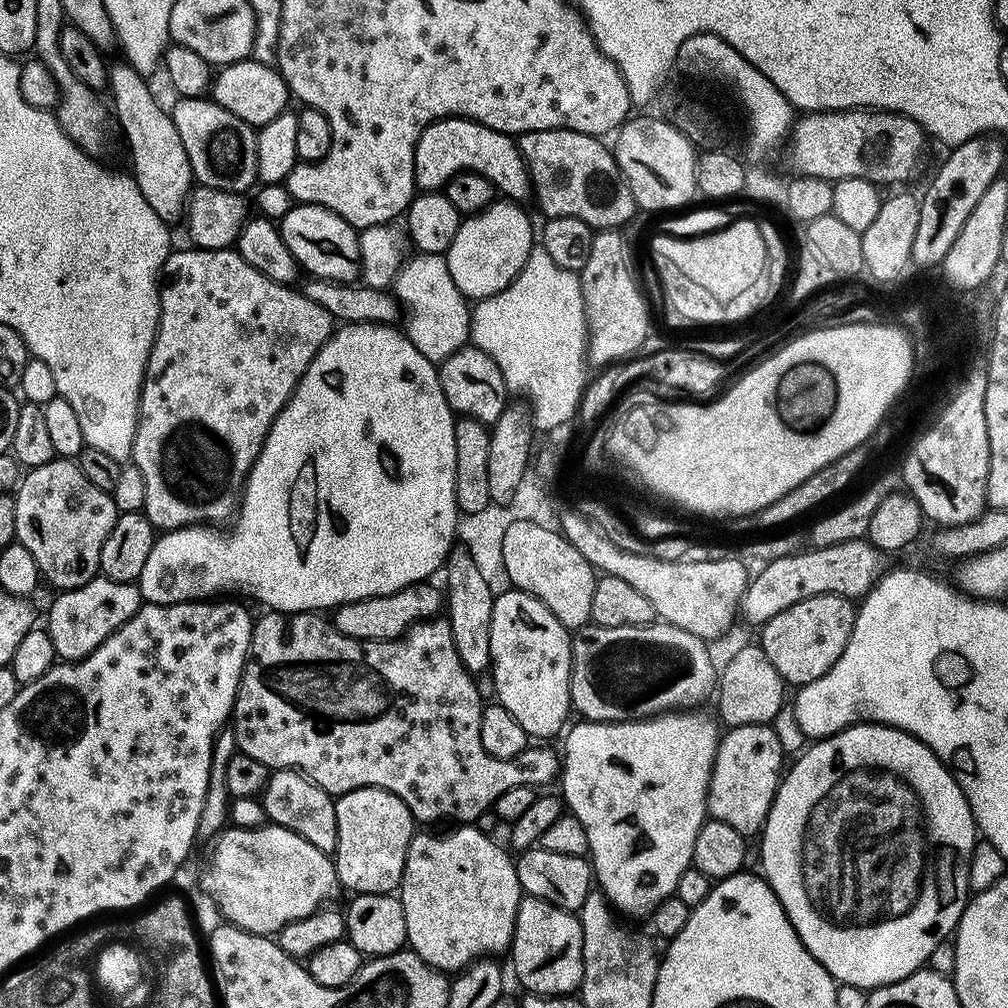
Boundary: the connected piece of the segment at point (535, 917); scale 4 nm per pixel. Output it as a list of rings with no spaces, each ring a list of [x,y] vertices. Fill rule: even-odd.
[[[524,896],[518,906],[510,949],[512,968],[516,971],[517,982],[525,988],[523,991],[533,996],[566,996],[575,993],[584,977],[583,941],[584,935],[577,913],[550,906],[550,902],[542,902],[542,898]]]

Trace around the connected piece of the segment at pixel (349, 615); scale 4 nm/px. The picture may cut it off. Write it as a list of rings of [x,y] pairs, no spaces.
[[[432,582],[411,584],[385,596],[371,596],[354,602],[337,604],[331,613],[332,625],[346,638],[359,640],[396,640],[424,620],[435,620],[441,615],[446,596],[432,585]]]

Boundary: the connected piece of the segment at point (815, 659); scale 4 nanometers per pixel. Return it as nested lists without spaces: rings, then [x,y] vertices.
[[[822,594],[806,598],[806,602],[794,602],[790,610],[774,614],[762,625],[758,646],[766,658],[770,658],[785,685],[809,684],[822,678],[822,674],[829,672],[834,662],[842,658],[842,650],[846,650],[846,642],[850,642],[850,634],[854,630],[857,611],[857,605],[849,597],[834,594]]]

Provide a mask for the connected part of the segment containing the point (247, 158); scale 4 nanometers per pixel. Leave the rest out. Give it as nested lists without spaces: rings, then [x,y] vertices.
[[[185,96],[175,102],[177,104],[170,108],[172,121],[174,126],[178,126],[182,146],[186,146],[193,181],[214,190],[247,193],[247,188],[258,180],[257,129],[230,114],[230,110],[215,104],[211,98]]]

